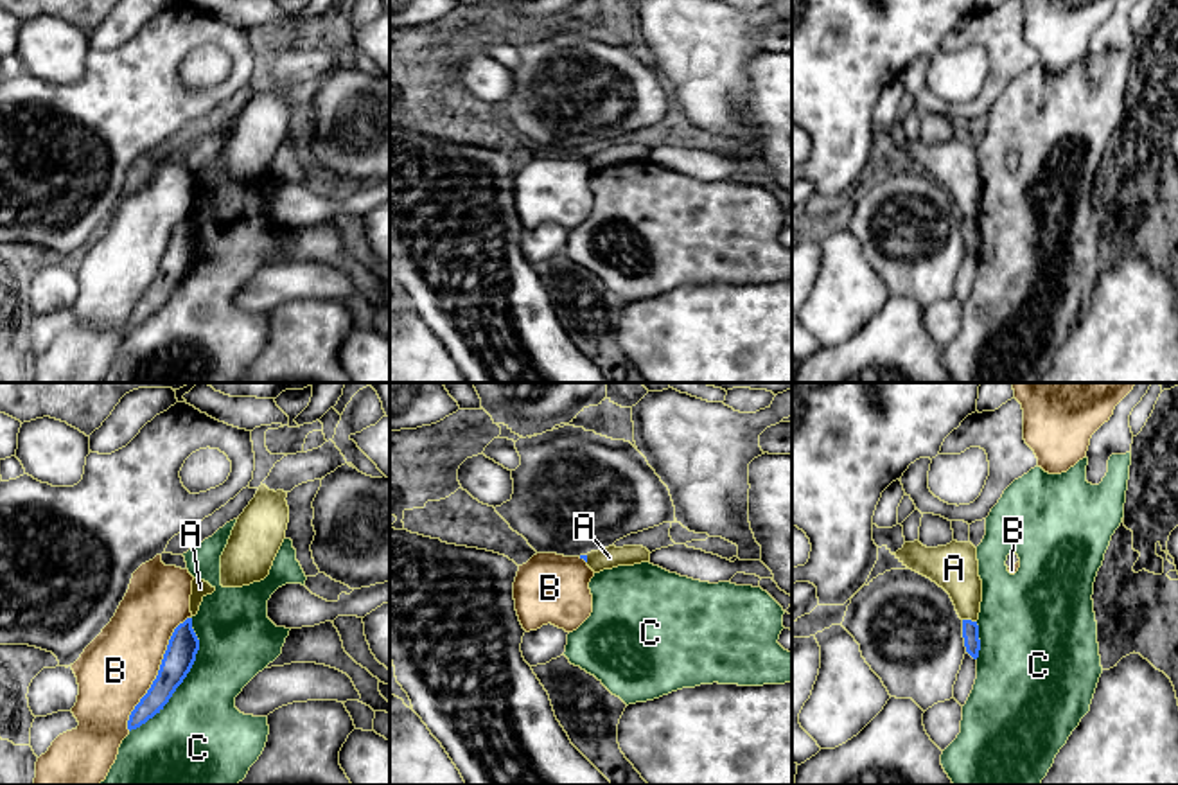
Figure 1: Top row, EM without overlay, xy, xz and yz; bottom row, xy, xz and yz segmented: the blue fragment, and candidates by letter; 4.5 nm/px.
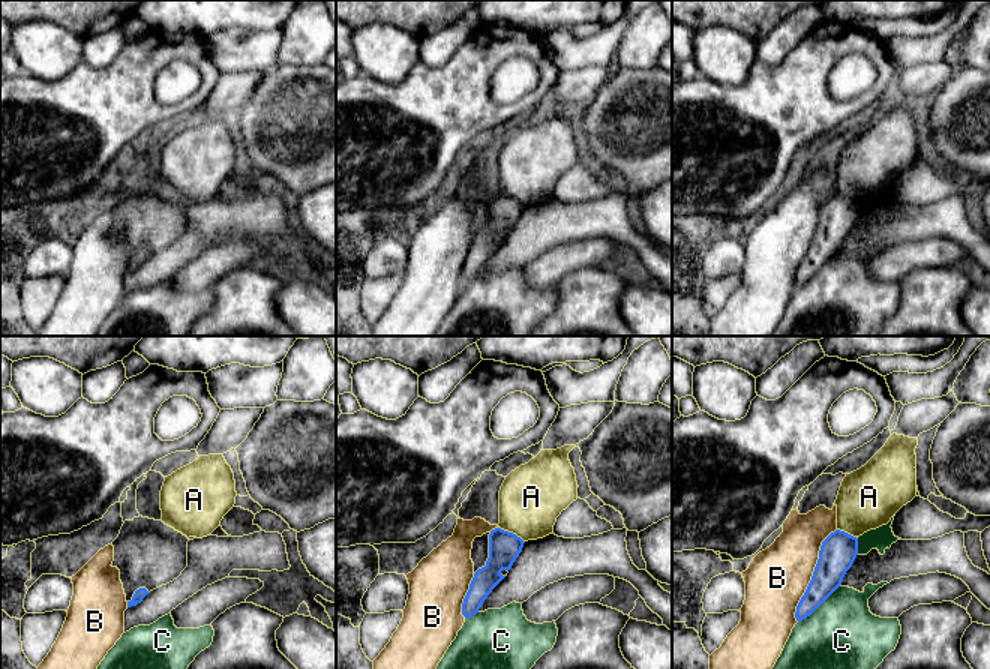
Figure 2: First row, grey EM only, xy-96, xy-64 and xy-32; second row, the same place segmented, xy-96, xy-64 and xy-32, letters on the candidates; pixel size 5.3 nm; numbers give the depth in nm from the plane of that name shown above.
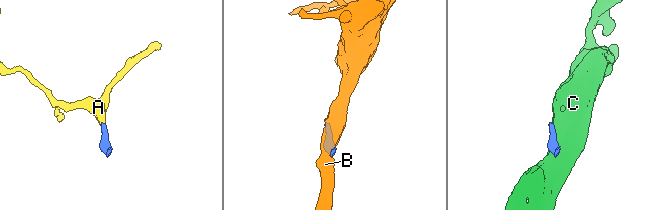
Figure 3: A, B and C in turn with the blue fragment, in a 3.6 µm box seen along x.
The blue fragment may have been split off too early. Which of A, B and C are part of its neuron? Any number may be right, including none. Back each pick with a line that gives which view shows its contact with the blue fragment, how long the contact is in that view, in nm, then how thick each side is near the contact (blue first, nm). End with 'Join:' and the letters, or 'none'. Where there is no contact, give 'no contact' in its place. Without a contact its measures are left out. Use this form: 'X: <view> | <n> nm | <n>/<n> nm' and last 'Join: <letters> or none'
Join: none

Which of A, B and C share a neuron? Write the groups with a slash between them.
A / B / C

